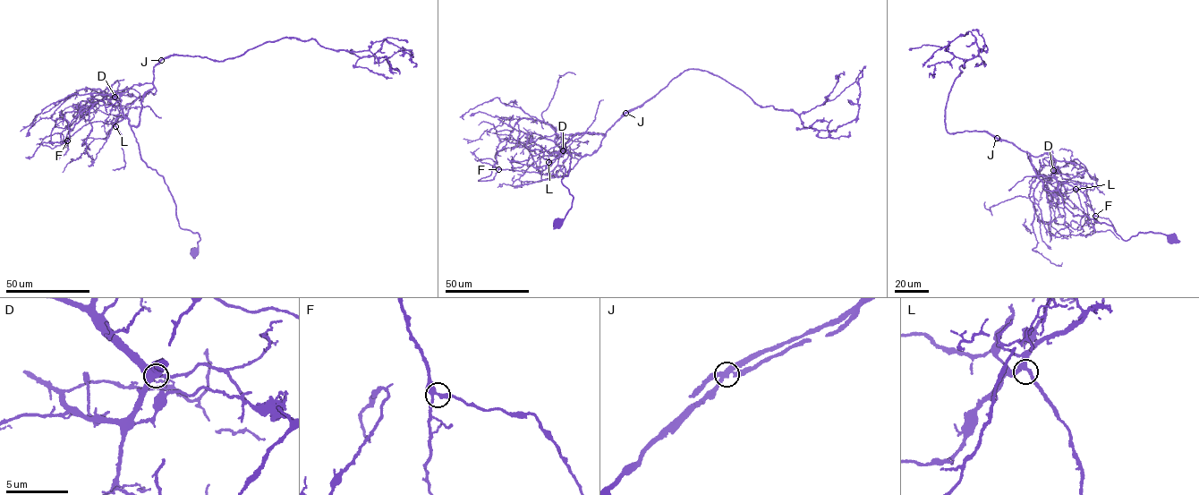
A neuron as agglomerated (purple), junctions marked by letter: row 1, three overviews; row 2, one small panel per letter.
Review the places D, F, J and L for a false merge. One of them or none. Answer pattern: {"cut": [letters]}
{"cut": ["J"]}

